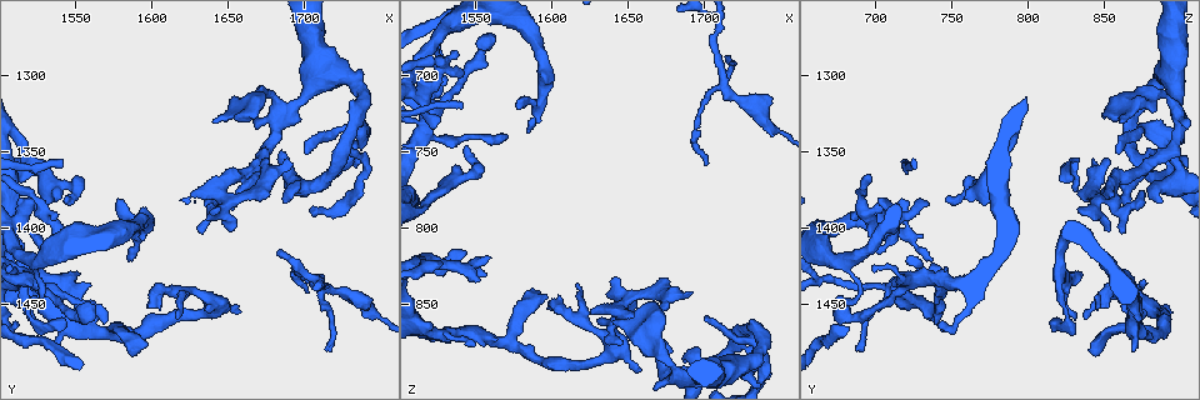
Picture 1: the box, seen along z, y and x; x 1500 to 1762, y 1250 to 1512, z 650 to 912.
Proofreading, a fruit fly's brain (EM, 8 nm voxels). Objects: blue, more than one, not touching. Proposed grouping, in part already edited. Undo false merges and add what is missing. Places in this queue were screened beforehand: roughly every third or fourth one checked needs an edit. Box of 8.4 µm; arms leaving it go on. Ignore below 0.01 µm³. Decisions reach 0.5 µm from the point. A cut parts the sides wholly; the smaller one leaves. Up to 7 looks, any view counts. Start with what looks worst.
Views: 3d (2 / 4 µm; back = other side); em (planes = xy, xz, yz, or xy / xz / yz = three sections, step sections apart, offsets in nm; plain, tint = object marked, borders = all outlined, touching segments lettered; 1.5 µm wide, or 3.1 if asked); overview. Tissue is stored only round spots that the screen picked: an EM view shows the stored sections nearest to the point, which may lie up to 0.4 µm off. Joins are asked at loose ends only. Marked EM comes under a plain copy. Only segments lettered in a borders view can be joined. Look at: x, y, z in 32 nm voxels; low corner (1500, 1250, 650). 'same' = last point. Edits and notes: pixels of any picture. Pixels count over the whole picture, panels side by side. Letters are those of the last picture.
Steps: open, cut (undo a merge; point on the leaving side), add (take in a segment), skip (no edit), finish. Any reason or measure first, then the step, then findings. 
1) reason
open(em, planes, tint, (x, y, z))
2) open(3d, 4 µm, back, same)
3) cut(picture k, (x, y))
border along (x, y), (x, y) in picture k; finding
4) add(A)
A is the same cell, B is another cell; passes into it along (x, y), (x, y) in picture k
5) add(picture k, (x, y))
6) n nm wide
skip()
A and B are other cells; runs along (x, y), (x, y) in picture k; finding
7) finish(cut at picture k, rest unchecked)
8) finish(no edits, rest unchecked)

an open end
open(3d, 4 µm, (1640, 1328, 862))

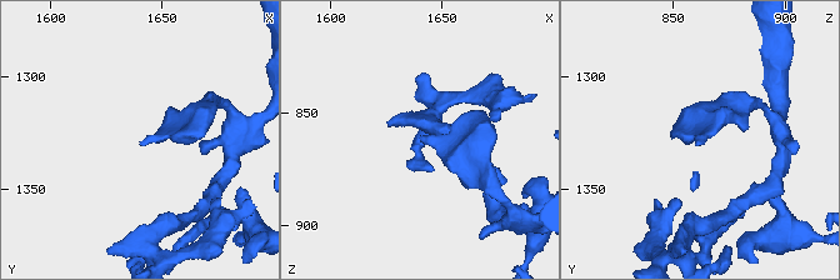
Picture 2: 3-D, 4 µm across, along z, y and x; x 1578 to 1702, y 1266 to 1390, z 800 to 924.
open(em, planes, borders, (1641, 1331, 860))

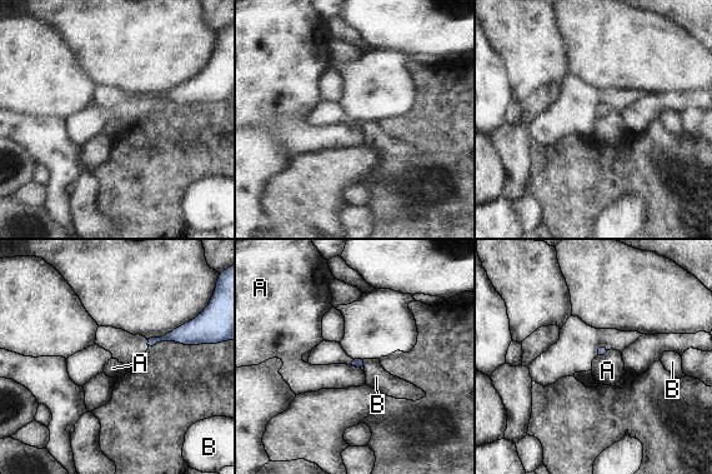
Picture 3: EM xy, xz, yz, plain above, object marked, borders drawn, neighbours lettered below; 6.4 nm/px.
A touches over 120 nm
skip()
A and B are other cells; border along (611, 349), (605, 355), (596, 358) in picture 3; none of them fits

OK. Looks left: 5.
branch stops here
open(em, xz, step 4, borders, (1556, 1458, 830))

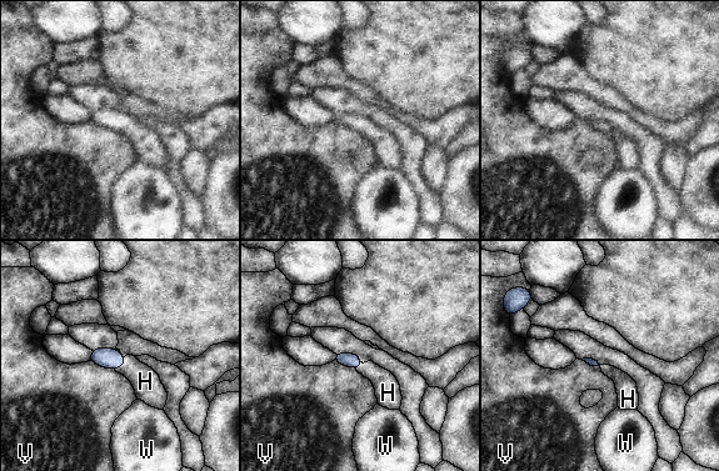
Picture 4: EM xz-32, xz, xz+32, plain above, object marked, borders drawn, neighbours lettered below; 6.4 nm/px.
cut it another way
open(em, planes, borders, same)

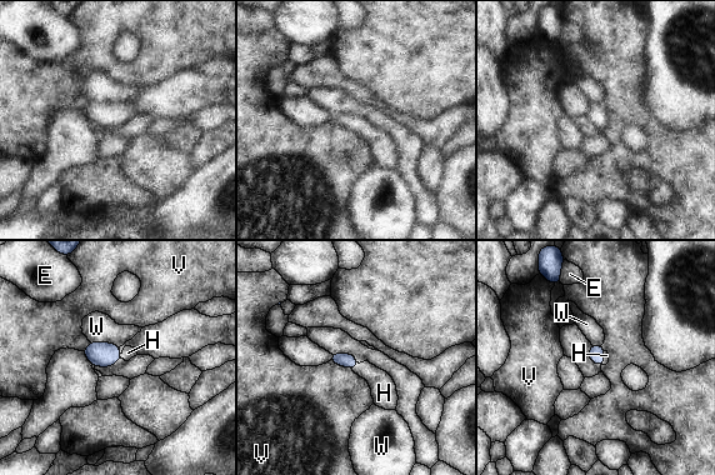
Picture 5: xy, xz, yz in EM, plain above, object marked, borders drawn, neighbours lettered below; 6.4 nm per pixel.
W touches over 200 nm
add(picture 5, (383, 388))
H is the same cell, E, V and W are other cells; it goes on there

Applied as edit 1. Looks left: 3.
redraw
open(overview)

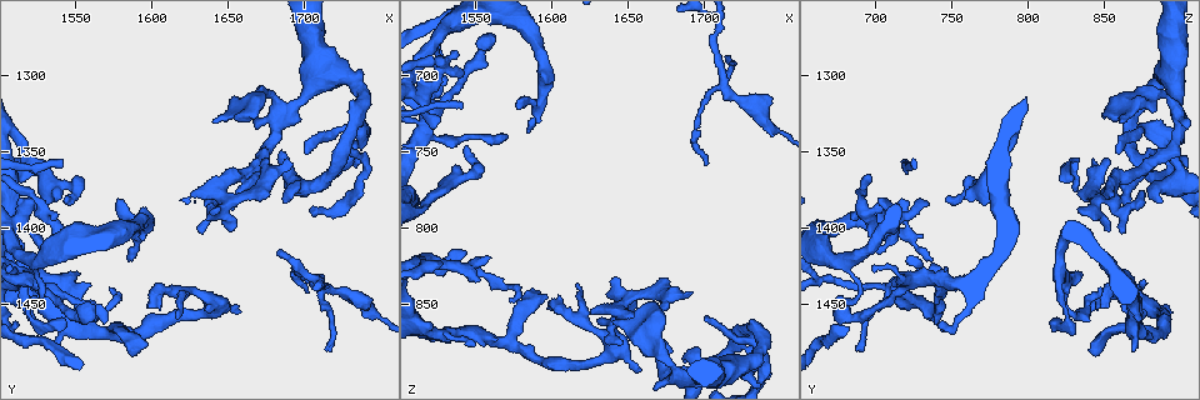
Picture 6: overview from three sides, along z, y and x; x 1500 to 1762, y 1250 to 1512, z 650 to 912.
three-way junction
open(em, planes, borders, (1714, 1440, 708))

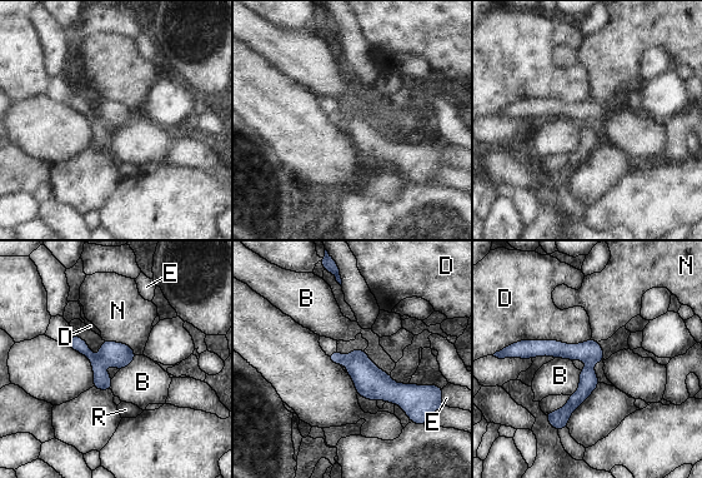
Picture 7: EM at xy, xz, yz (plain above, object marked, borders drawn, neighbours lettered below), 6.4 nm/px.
cut(picture 7, (336, 358))
B, D, E, N and R are other cells; border along (345, 357), (341, 363) in picture 7; two cells meet here

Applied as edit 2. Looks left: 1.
finish(add at picture 5, cut at picture 7, rest unchecked)

